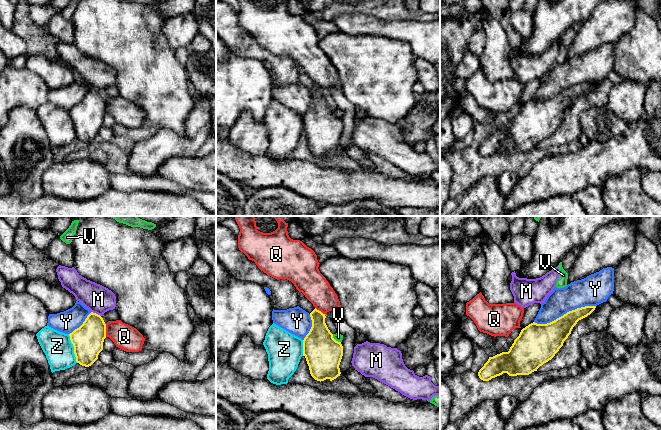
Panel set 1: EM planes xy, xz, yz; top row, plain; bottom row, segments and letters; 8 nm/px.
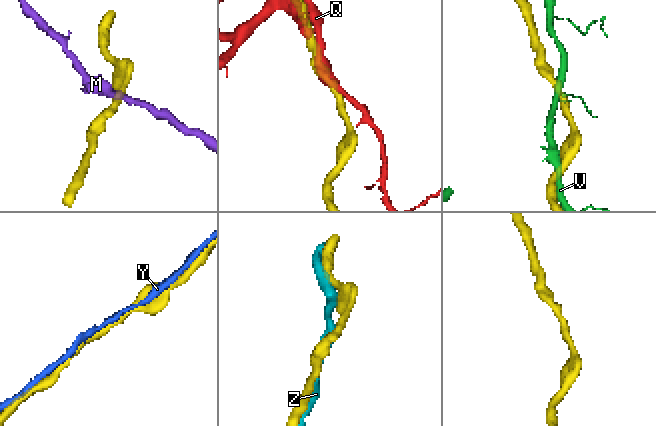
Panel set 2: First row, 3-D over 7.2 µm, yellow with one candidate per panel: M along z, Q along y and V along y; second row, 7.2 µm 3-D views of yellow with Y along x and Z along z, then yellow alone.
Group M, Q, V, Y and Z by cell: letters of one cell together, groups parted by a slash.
M / Q / V / Y / Z

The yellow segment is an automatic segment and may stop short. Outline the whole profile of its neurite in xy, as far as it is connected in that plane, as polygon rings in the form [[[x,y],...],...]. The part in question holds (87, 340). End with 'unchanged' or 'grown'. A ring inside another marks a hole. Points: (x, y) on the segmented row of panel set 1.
[[[91,312],[83,324],[69,336],[74,347],[76,362],[89,367],[98,359],[99,353],[103,350],[106,324],[100,315]]]; unchanged

